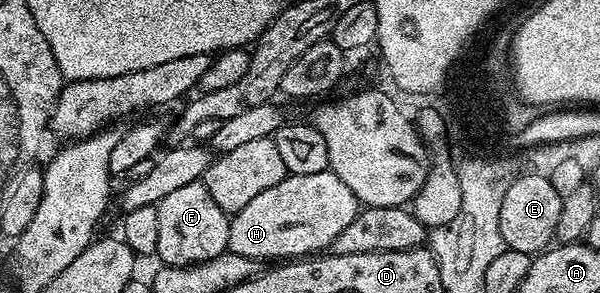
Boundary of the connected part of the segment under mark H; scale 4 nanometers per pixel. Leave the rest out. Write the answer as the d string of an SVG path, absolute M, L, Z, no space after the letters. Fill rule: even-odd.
M330 169L321 173L288 175L273 185L273 189L265 189L265 193L253 197L245 209L230 216L227 251L256 261L294 261L311 257L326 252L360 210L361 204L353 189Z

